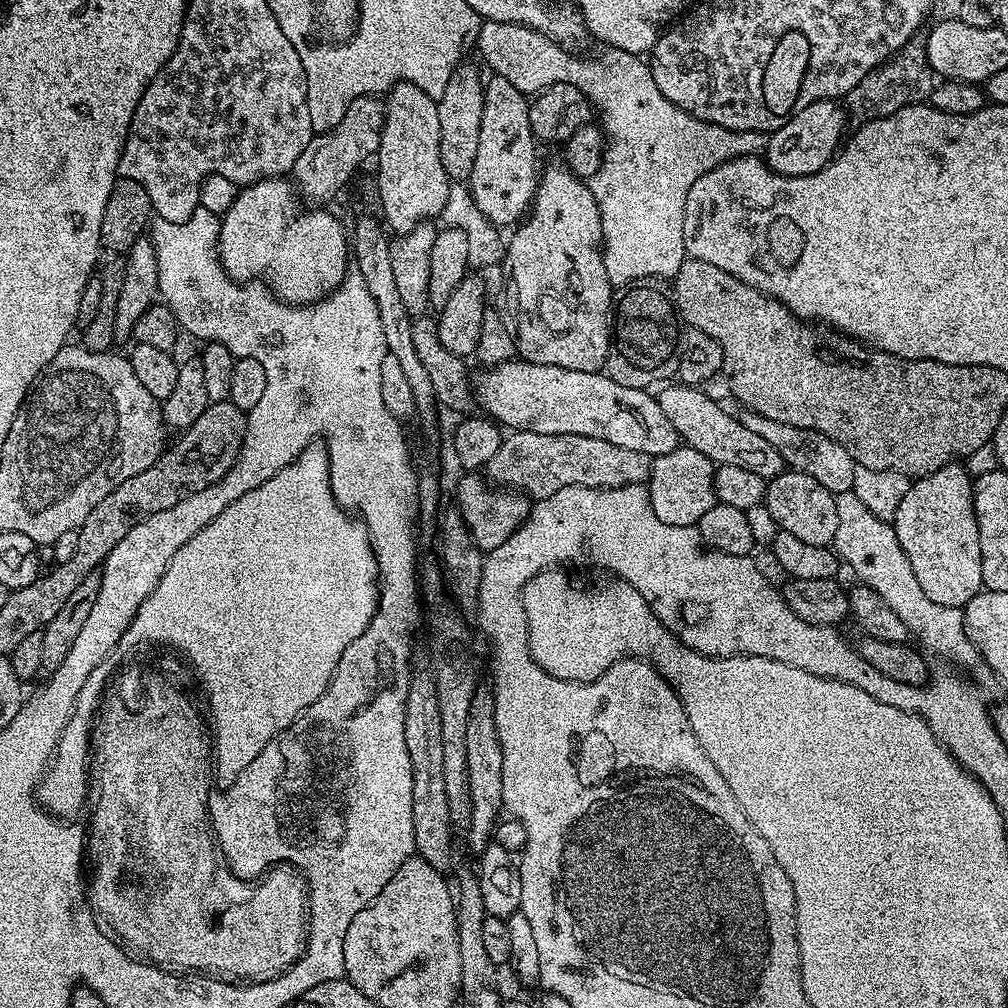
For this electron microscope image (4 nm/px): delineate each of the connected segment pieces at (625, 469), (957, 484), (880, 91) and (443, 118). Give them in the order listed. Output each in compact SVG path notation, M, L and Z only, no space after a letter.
M509 431L502 446L498 446L494 458L490 458L486 476L493 485L511 488L524 493L533 501L550 498L566 486L590 486L591 488L621 488L631 484L644 484L652 469L653 457L639 450L625 450L623 446L614 446L611 442L602 442L602 438L586 438L582 434L534 434L533 432Z
M953 462L934 470L929 476L913 479L897 512L890 521L898 538L898 546L902 546L902 554L910 562L910 570L914 570L914 578L918 578L918 586L922 586L922 594L930 598L930 602L938 602L938 606L950 606L963 610L967 603L984 588L982 578L982 542L978 542L978 522L974 510L973 477L968 475L965 465Z
M913 38L899 52L888 57L880 67L870 70L870 74L866 74L866 78L862 78L862 82L858 82L858 86L848 92L846 112L856 122L877 120L902 110L907 104L923 105L931 97L933 87L934 73L928 65L924 40Z
M462 64L452 72L443 88L442 96L437 101L442 164L451 181L464 182L469 179L476 160L484 104L484 80L474 67Z

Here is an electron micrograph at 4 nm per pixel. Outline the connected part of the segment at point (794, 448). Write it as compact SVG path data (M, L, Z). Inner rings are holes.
M747 410L741 411L739 418L746 426L746 430L754 430L754 434L766 438L766 442L770 442L770 446L774 446L774 450L782 454L785 465L791 471L810 474L810 478L822 482L822 486L826 486L826 490L830 490L833 494L852 491L854 470L857 466L854 458L850 458L850 454L846 454L842 446L826 438L826 434L818 430L790 426L786 422L774 422L770 418L762 418L762 414Z

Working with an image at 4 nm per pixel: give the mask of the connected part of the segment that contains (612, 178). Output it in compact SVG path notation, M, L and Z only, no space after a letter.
M485 20L481 23L480 33L476 39L475 47L480 48L480 56L489 64L491 71L495 75L506 78L507 81L515 87L515 89L532 94L537 91L536 80L544 80L543 82L551 82L553 84L569 84L575 88L580 88L582 94L586 94L592 101L595 111L598 113L599 123L602 125L602 131L606 137L606 147L604 149L604 161L598 171L590 177L590 187L592 193L596 195L596 199L600 201L600 215L604 218L604 265L606 266L606 274L610 278L610 282L614 286L627 286L638 280L651 280L653 278L674 278L678 274L678 270L682 266L682 262L686 258L684 250L684 215L686 214L686 198L691 194L692 189L701 183L700 175L703 172L708 174L715 173L719 164L724 164L727 160L737 160L739 156L754 156L763 153L768 147L768 136L762 132L754 130L742 130L735 132L734 130L726 130L726 126L718 126L711 124L705 120L694 118L686 110L682 110L678 106L674 106L670 102L670 98L666 98L666 94L662 94L662 90L658 90L658 86L652 77L651 67L647 63L644 64L639 55L631 52L616 52L608 54L605 60L587 60L584 56L575 56L575 51L569 50L565 45L560 44L557 40L552 40L548 36L543 36L541 32L535 32L532 28L527 28L521 24L511 24L510 22L494 22L493 20Z

